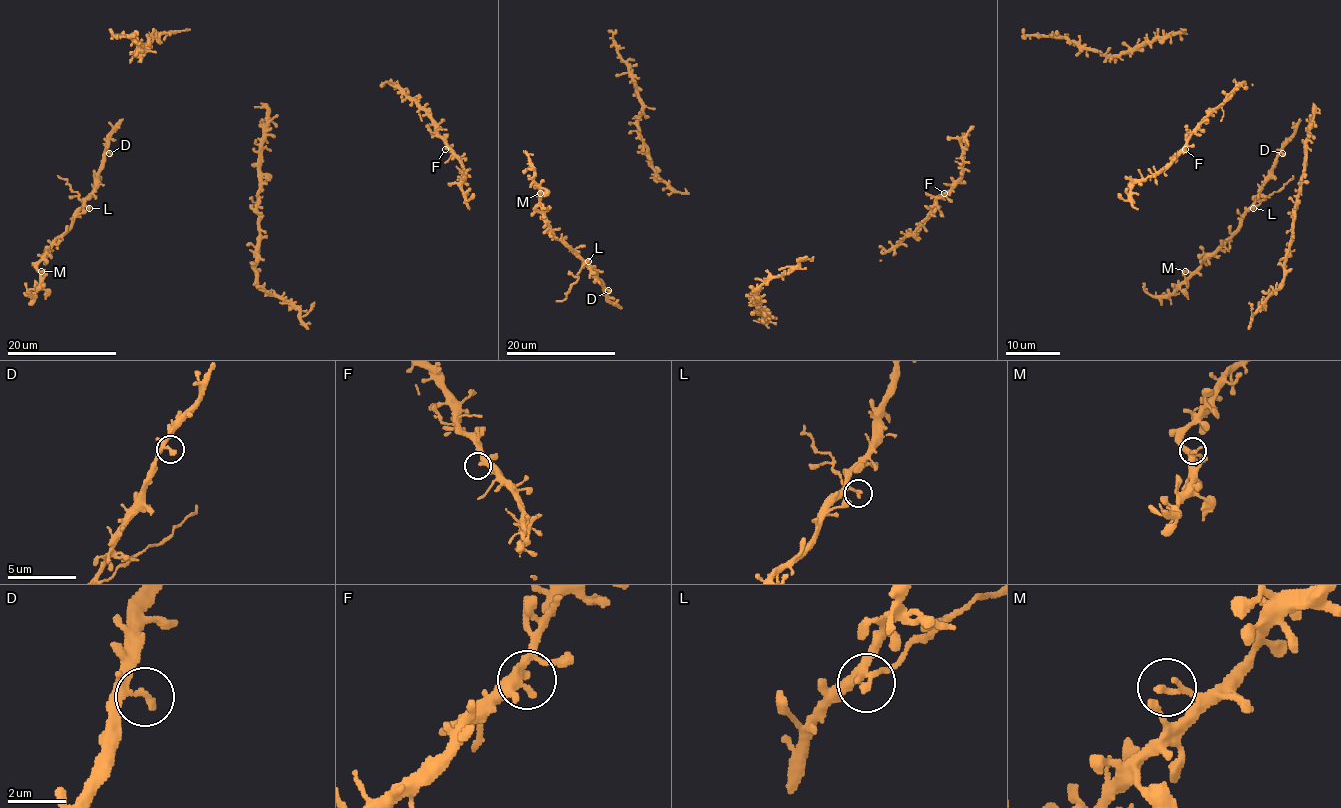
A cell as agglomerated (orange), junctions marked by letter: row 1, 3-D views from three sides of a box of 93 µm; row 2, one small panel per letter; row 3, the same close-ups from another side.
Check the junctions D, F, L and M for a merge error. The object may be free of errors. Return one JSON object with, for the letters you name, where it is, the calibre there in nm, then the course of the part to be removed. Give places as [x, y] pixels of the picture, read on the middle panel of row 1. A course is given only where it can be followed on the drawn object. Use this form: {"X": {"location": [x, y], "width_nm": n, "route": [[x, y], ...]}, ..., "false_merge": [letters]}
{"L": {"location": [588, 261], "width_nm": 170, "route": [[588, 262], [580, 270], [566, 297], [556, 301]]}, "false_merge": ["L"]}

